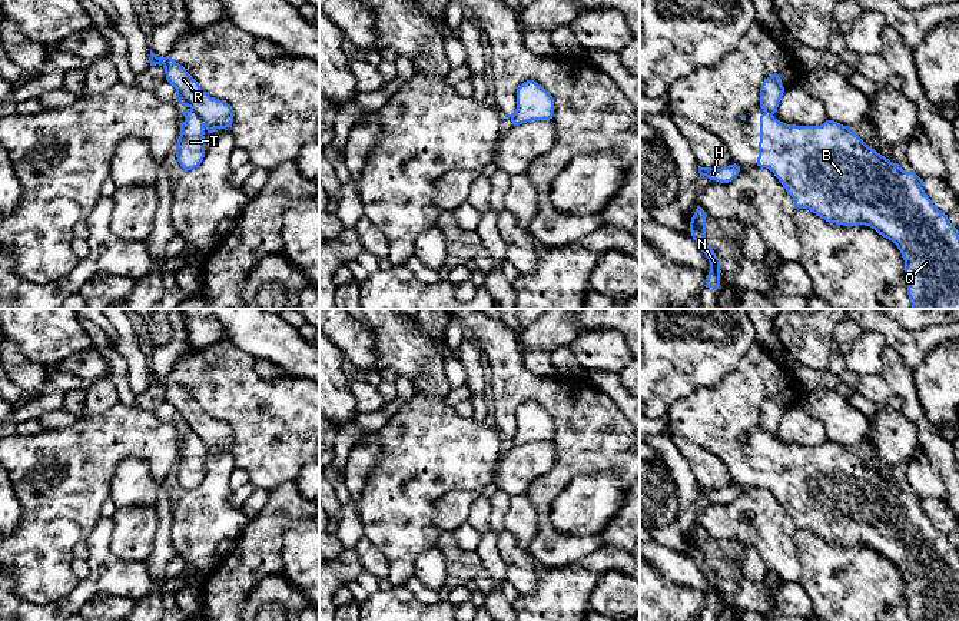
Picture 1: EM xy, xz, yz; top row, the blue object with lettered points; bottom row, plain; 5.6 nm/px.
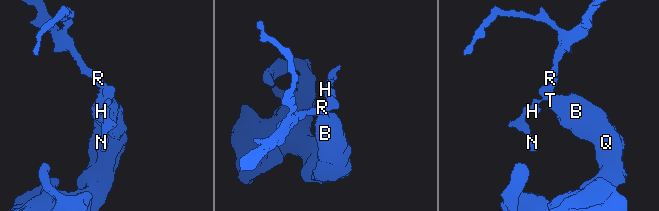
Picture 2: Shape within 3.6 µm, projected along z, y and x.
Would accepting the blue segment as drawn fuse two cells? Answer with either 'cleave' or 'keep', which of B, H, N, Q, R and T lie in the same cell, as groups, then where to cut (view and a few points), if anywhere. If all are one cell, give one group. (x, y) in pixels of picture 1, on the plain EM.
cleave; B Q T / H N R; cut in xy along (191, 429), (203, 445)

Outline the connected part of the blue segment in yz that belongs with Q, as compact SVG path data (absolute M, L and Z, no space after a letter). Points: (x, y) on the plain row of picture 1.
M764 432L760 436L760 462L759 462L757 486L766 488L774 494L787 514L793 518L796 529L809 529L829 544L857 547L865 545L875 549L883 558L892 561L902 574L905 581L905 600L910 621L959 621L959 551L949 542L948 535L942 534L929 517L925 514L920 499L913 491L906 492L896 484L890 482L872 468L869 468L850 448L834 441L826 441L820 446L792 446L777 441L773 435Z

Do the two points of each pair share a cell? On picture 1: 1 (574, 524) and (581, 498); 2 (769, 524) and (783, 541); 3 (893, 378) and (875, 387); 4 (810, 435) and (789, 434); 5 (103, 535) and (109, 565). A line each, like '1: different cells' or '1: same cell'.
1: same cell
2: same cell
3: different cells
4: same cell
5: same cell

